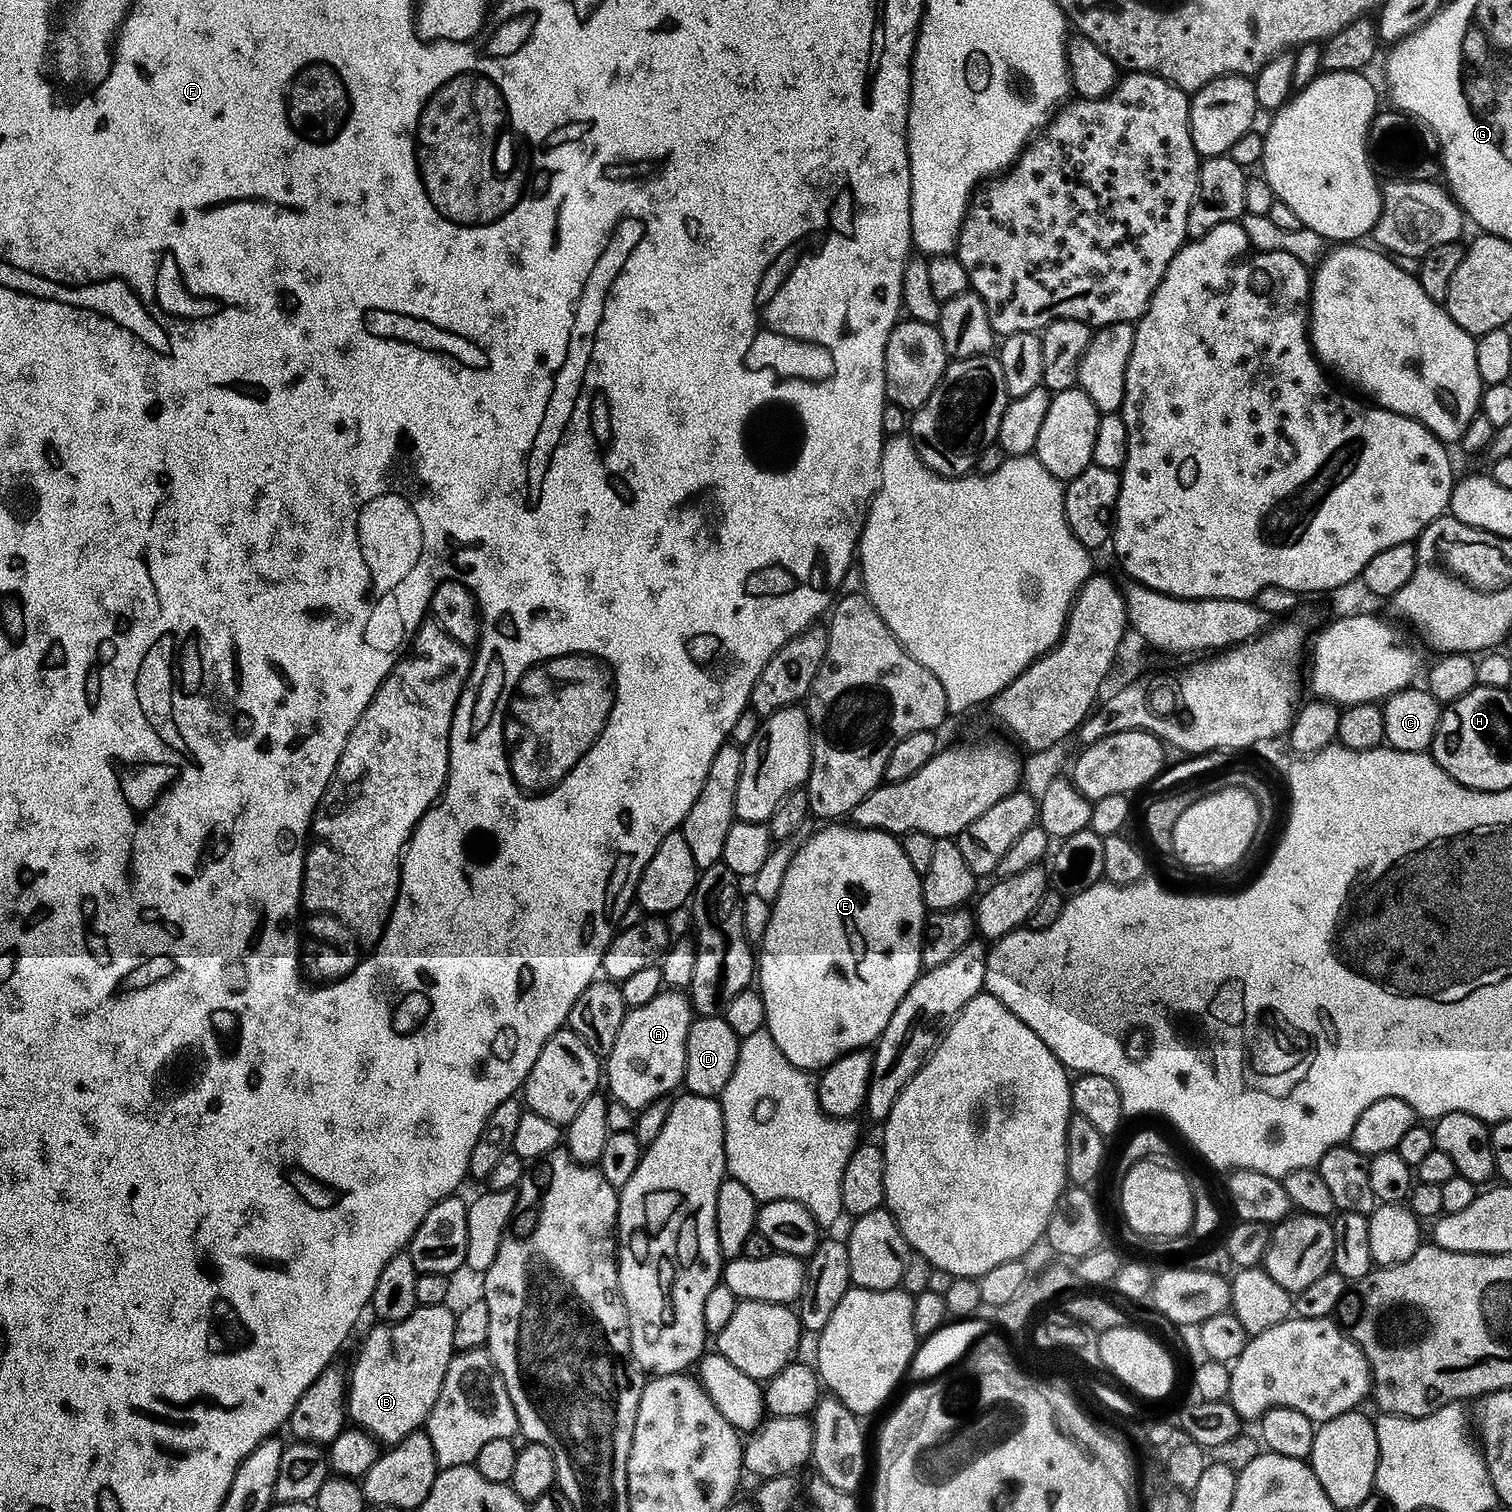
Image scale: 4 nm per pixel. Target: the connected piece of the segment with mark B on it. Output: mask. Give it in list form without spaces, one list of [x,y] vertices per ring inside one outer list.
[[[447,1303],[438,1306],[416,1307],[410,1318],[399,1320],[397,1324],[377,1323],[364,1336],[360,1349],[356,1352],[356,1361],[352,1372],[347,1373],[348,1398],[346,1416],[355,1427],[376,1437],[381,1445],[391,1446],[412,1432],[419,1432],[425,1427],[424,1419],[432,1412],[432,1407],[441,1403],[442,1382],[446,1370],[454,1355],[454,1322],[456,1312],[448,1309]]]

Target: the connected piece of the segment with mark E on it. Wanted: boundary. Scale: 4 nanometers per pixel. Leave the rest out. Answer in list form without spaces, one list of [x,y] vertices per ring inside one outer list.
[[[832,822],[827,826],[821,827],[813,836],[807,837],[804,844],[796,851],[794,858],[790,862],[790,866],[786,870],[786,878],[782,878],[782,890],[778,890],[776,899],[771,901],[770,908],[772,913],[768,916],[768,925],[764,928],[764,941],[758,944],[758,991],[764,997],[764,1022],[766,1030],[770,1034],[770,1038],[774,1038],[774,1042],[778,1046],[778,1050],[782,1050],[782,1054],[795,1068],[802,1068],[805,1070],[823,1070],[829,1064],[833,1064],[838,1058],[842,1058],[842,1054],[853,1052],[859,1048],[868,1048],[875,1045],[876,1041],[880,1039],[882,1030],[886,1030],[886,1026],[890,1022],[890,1014],[894,1014],[894,1010],[898,1010],[898,1002],[902,1002],[904,995],[910,990],[910,986],[918,979],[922,971],[920,963],[920,951],[922,950],[922,942],[924,941],[924,922],[926,919],[926,909],[924,907],[924,899],[922,898],[922,886],[920,881],[922,879],[921,873],[914,870],[914,866],[910,866],[910,862],[906,858],[906,854],[902,854],[902,846],[899,839],[893,833],[883,832],[877,828],[857,828],[849,826],[844,822]]]

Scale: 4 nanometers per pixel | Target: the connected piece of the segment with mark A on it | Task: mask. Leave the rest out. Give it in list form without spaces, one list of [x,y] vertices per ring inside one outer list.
[[[661,990],[646,1006],[627,1009],[614,1050],[606,1057],[606,1088],[608,1084],[611,1099],[639,1114],[655,1100],[665,1099],[667,1092],[675,1093],[684,1079],[686,1038],[693,1019],[692,1001],[680,990]]]

